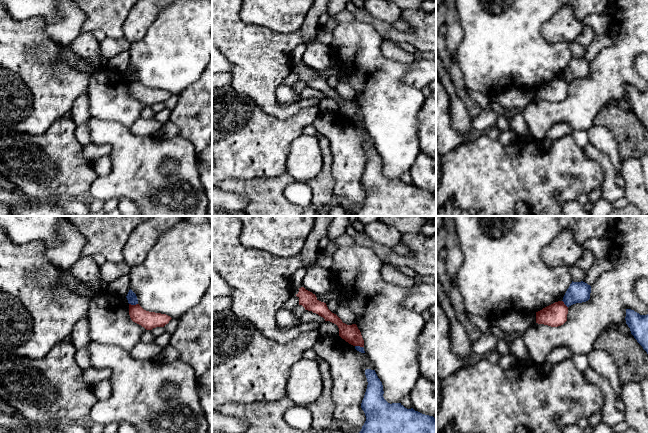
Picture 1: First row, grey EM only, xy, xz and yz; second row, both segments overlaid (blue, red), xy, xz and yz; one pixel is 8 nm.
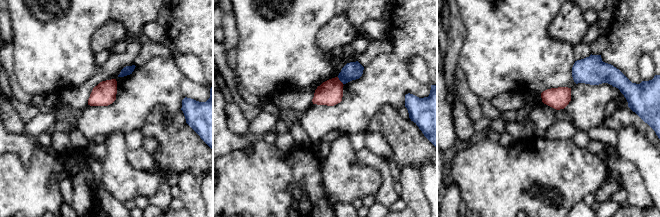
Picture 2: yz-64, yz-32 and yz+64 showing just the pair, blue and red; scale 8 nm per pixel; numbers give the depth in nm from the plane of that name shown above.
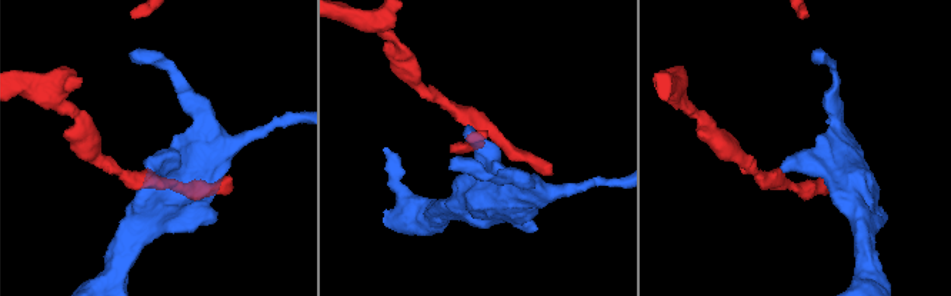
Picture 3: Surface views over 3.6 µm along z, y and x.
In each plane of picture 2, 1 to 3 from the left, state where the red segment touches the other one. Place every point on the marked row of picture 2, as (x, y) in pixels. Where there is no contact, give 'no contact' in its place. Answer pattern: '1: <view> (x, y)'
1: no contact
2: yz-32 (340, 80)
3: no contact

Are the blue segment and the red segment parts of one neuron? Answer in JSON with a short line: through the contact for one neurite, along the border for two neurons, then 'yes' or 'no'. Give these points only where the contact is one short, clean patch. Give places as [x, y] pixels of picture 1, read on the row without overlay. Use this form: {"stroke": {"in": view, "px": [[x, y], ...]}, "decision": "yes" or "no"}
{"stroke": {"in": "xy", "px": [[129, 79], [137, 80]]}, "decision": "no"}

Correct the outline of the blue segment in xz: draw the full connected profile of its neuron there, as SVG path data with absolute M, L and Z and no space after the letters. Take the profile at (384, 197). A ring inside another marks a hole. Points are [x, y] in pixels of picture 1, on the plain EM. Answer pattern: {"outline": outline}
{"outline": "M366 145L367 165L361 179L366 197L355 216L436 216L436 195L413 184L407 185L401 179L388 179L384 173L383 161L375 146Z"}

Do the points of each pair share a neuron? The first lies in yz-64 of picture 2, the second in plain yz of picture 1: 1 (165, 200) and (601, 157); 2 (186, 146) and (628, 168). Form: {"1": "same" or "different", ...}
{"1": "same", "2": "different"}

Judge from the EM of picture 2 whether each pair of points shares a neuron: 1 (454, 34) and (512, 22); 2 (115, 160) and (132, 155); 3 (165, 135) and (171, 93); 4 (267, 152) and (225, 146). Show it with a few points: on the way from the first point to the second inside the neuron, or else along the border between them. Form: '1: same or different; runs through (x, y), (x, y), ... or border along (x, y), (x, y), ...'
1: different; border along (458, 10), (465, 29), (465, 38), (459, 55)
2: different; border along (127, 150), (129, 163), (137, 169), (147, 170)
3: different; border along (174, 118), (166, 121), (157, 105), (144, 124)
4: different; border along (255, 142), (251, 149), (233, 150), (226, 154)

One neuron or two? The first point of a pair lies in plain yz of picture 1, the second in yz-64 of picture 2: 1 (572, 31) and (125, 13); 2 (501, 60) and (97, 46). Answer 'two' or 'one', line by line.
1: two
2: two

